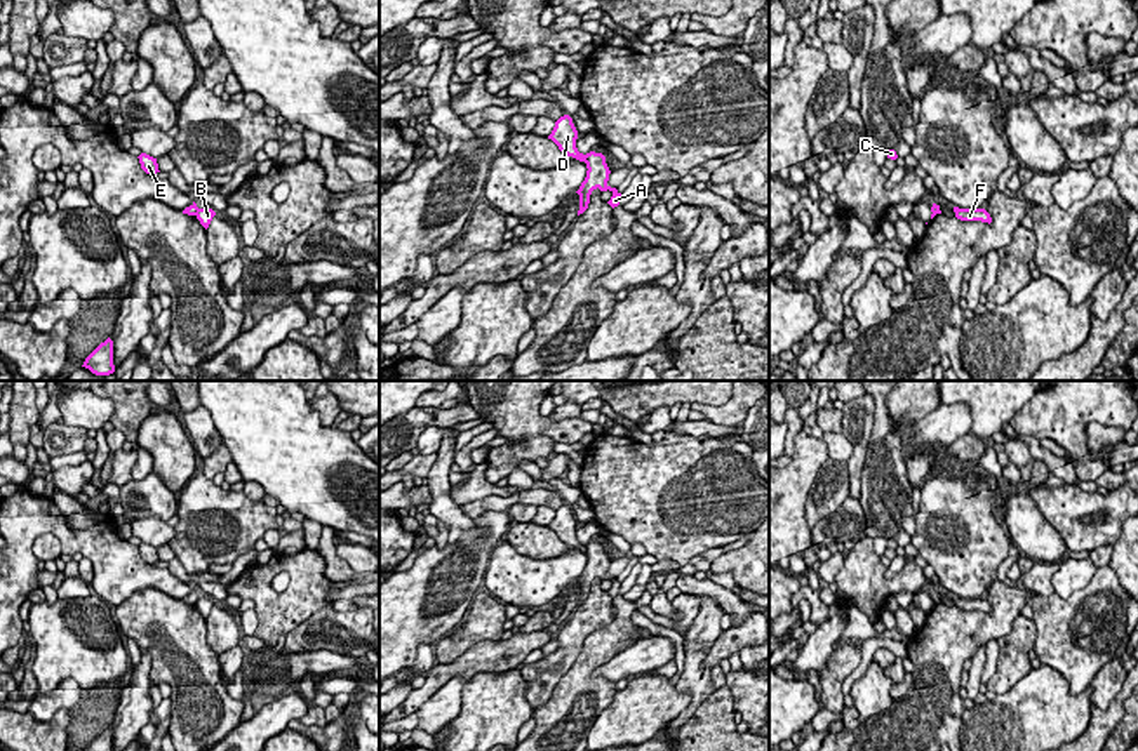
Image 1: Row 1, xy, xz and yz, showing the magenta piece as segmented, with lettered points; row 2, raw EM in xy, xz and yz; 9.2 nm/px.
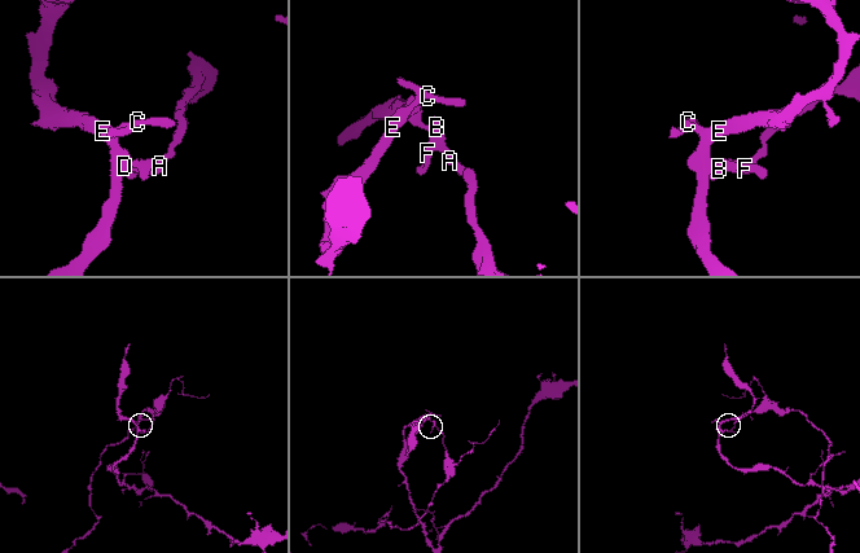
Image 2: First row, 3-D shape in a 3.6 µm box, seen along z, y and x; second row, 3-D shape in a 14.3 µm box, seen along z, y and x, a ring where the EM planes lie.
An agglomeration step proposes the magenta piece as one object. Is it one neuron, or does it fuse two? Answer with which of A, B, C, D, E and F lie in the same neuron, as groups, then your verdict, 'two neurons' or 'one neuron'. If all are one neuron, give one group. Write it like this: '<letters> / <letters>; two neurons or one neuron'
A B F / C D E; two neurons

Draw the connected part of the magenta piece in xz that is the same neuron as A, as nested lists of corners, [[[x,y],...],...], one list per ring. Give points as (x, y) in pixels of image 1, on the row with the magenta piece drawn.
[[[590,151],[586,153],[586,177],[581,183],[579,189],[576,191],[579,195],[579,210],[578,216],[583,214],[588,209],[590,195],[593,189],[600,191],[611,191],[613,196],[607,202],[613,209],[619,205],[621,193],[616,188],[611,188],[607,184],[609,181],[609,167],[606,163],[606,156],[602,153]]]

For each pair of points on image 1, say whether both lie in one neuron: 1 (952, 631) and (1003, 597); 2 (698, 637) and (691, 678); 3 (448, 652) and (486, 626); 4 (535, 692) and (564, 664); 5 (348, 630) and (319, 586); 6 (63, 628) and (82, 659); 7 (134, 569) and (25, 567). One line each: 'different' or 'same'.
1: same
2: same
3: same
4: same
5: different
6: same
7: same

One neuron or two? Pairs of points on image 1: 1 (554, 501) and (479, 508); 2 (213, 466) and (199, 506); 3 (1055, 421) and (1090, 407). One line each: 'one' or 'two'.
1: one
2: two
3: one

